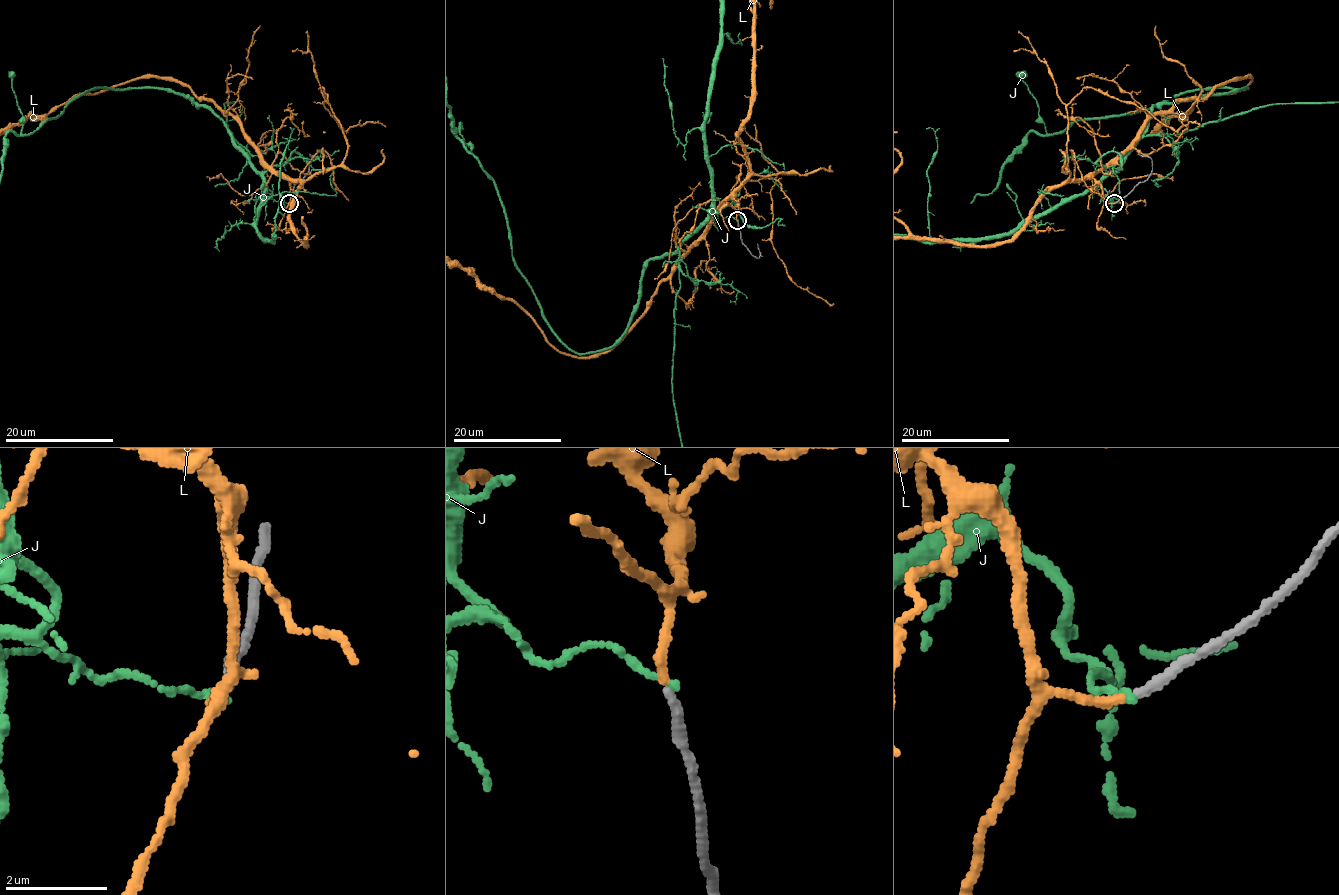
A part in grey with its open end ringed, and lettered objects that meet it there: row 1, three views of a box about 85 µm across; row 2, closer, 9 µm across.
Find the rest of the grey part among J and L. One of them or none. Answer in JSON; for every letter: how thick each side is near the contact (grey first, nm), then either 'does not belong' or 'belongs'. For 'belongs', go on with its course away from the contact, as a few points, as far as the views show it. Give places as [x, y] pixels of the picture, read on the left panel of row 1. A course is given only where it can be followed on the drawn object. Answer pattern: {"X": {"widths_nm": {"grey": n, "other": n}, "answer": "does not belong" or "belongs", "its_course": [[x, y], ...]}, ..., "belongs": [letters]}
{"J": {"widths_nm": {"grey": 190, "other": 130}, "answer": "does not belong"}, "L": {"widths_nm": {"grey": 190, "other": 190}, "answer": "belongs"}, "belongs": ["L"]}

